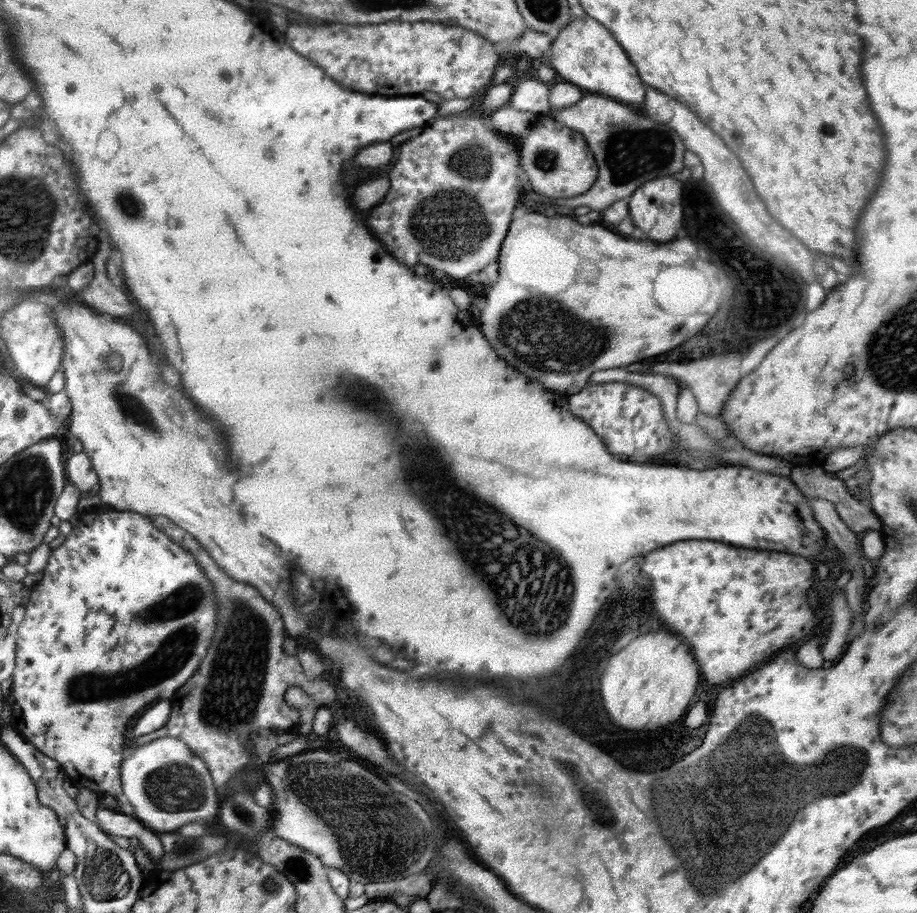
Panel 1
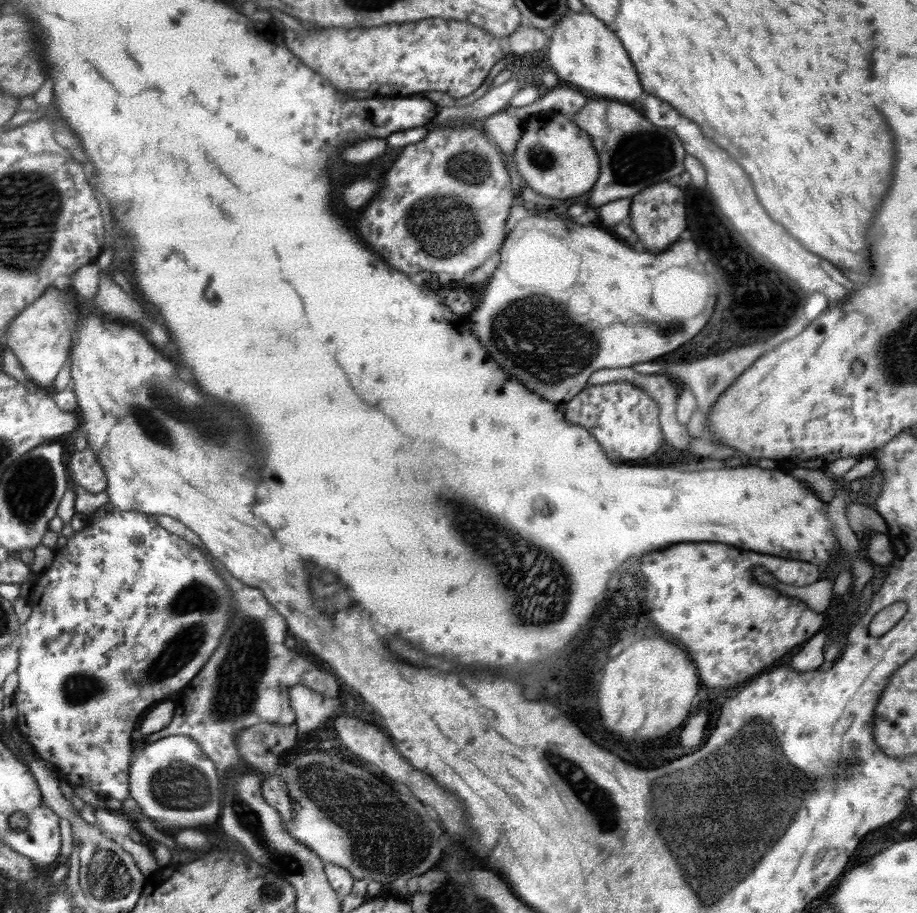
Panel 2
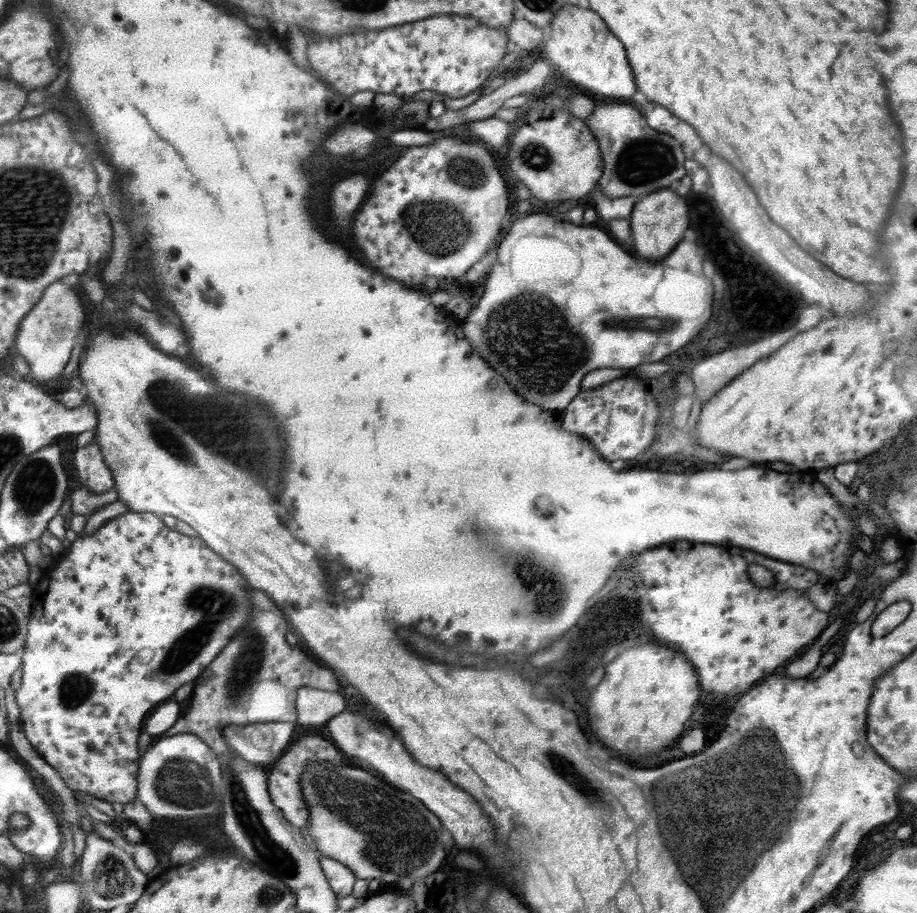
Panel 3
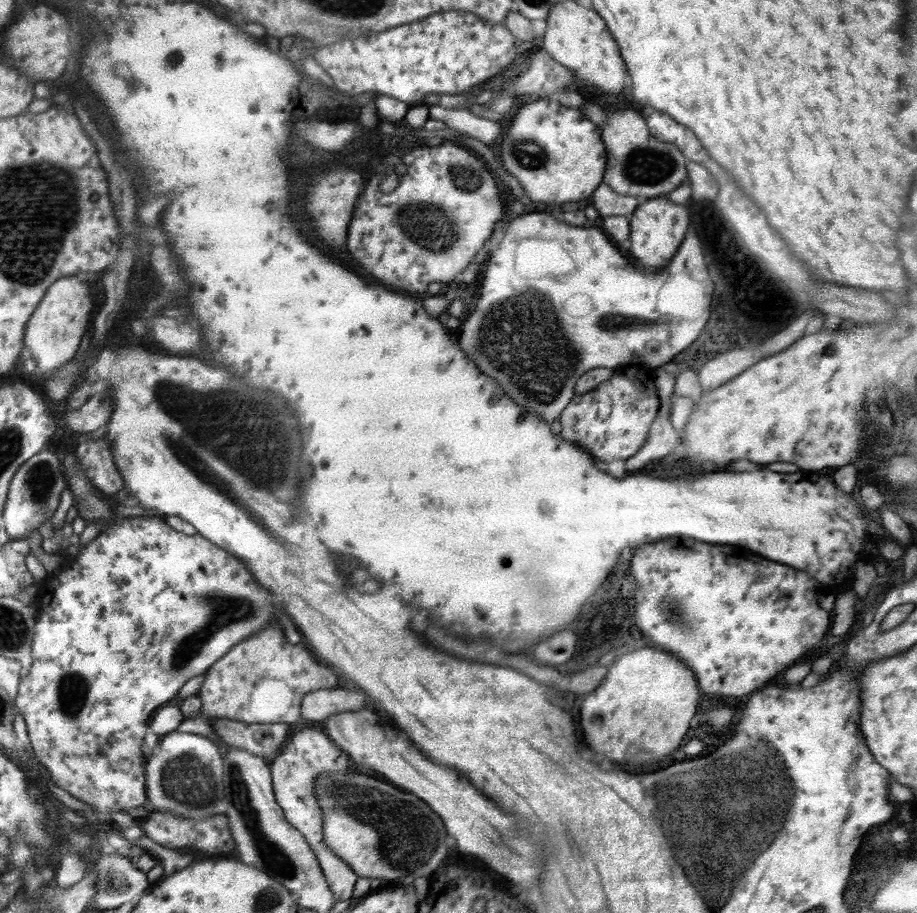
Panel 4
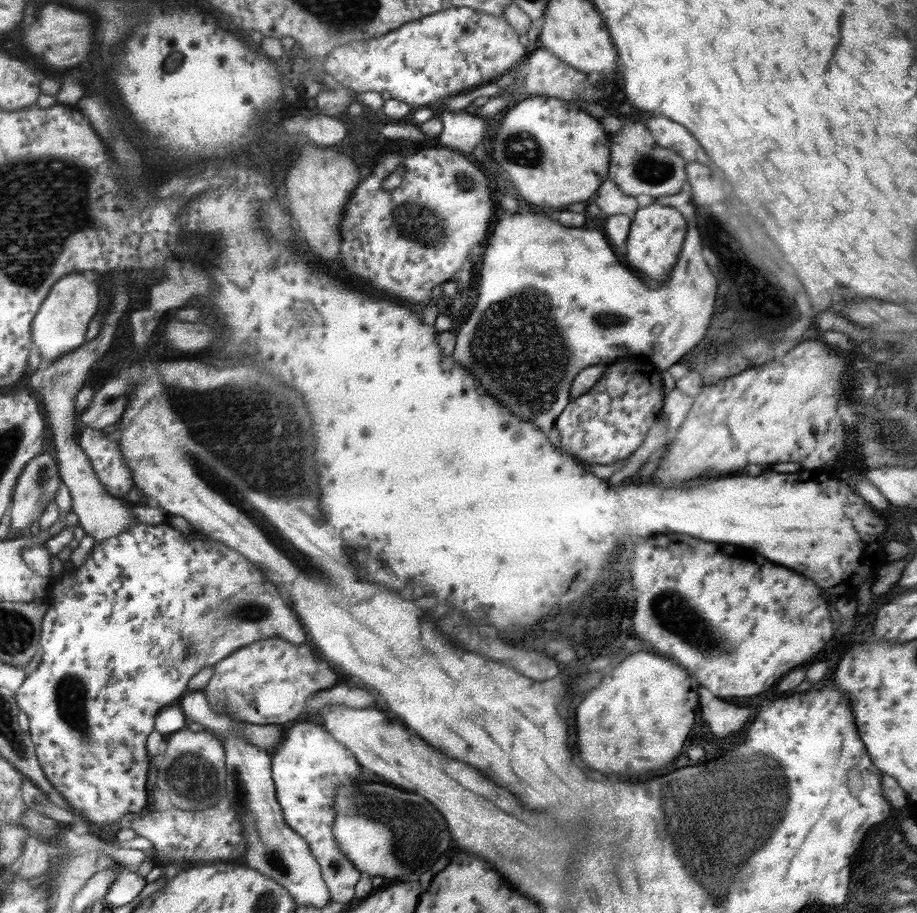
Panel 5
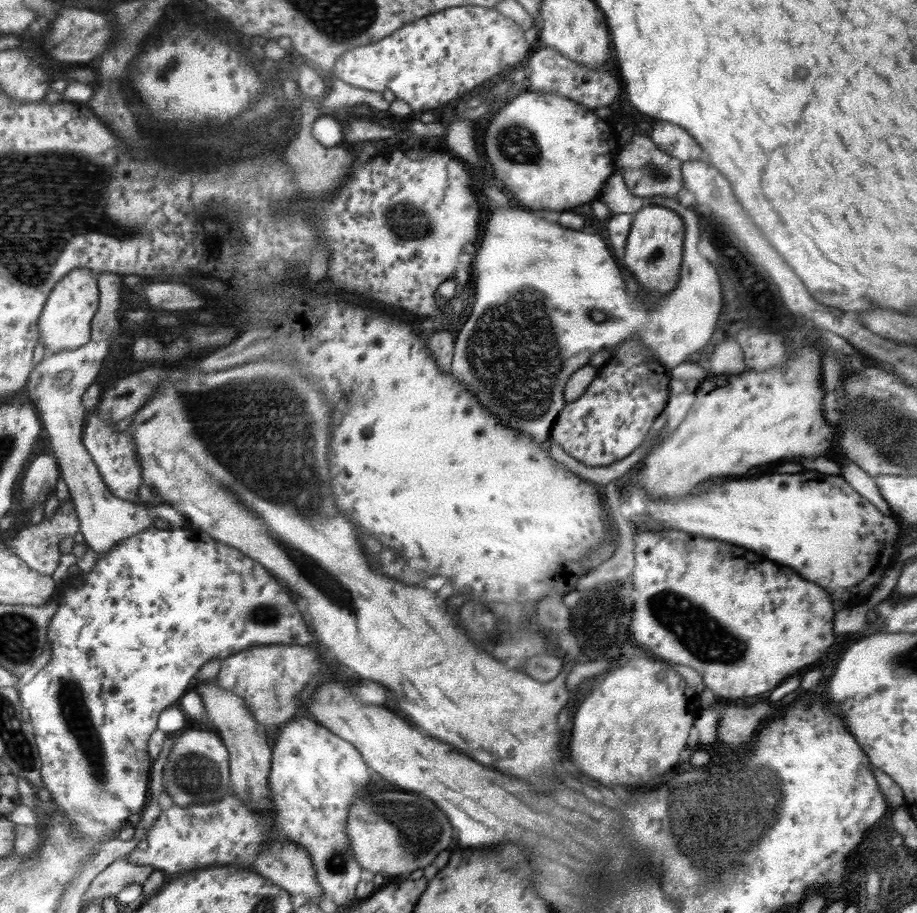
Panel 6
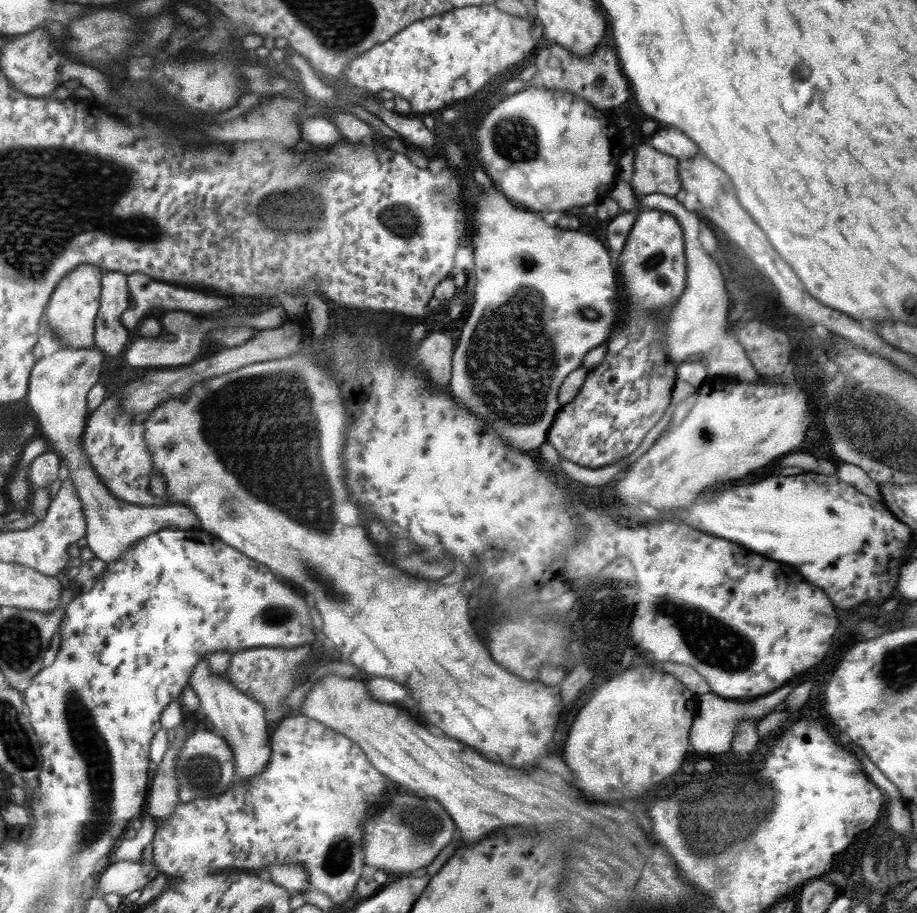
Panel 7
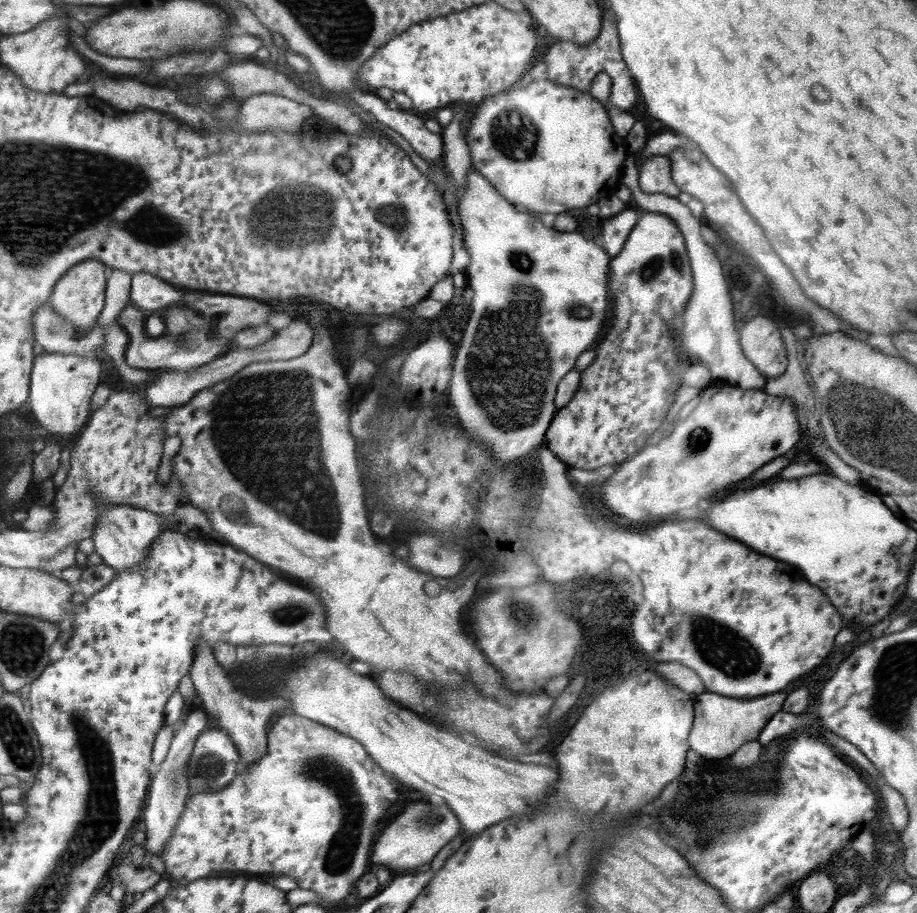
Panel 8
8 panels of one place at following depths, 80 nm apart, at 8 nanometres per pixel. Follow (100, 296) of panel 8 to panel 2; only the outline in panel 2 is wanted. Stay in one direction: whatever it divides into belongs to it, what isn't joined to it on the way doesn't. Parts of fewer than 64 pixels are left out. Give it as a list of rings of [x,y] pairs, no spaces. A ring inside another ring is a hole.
[[[49,287],[42,296],[32,301],[17,313],[4,332],[4,343],[12,349],[20,361],[29,380],[38,387],[50,386],[58,372],[69,361],[74,330],[74,315],[78,310],[72,305],[68,295],[61,294],[55,287]]]

